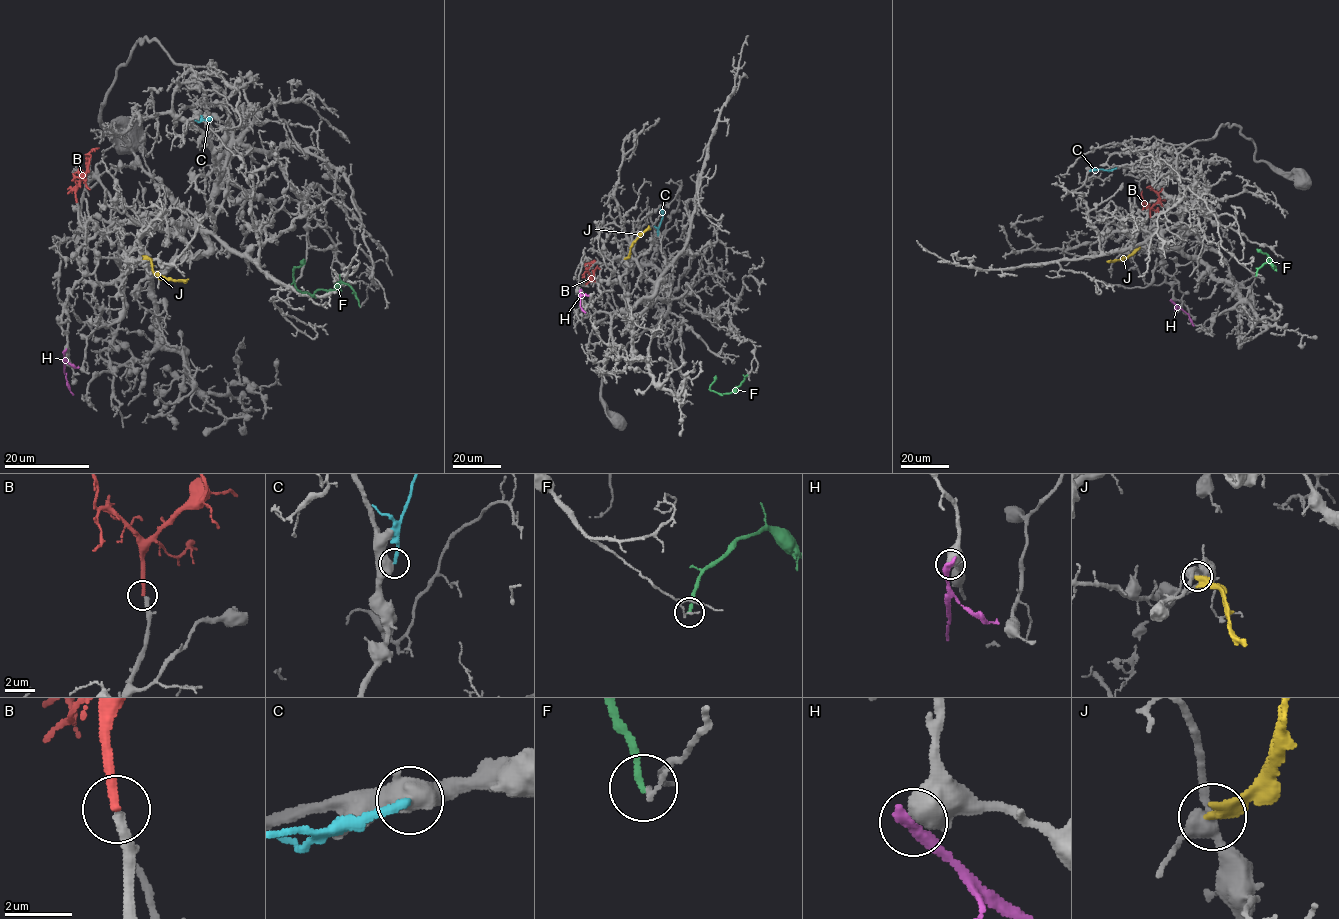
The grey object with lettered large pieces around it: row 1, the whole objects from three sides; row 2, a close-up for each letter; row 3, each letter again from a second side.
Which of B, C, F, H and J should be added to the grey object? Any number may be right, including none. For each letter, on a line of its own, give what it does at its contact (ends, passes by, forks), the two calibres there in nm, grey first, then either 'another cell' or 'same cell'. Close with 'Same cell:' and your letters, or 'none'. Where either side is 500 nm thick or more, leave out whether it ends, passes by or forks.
B: it ends | 320/280 nm | same cell
C: 700/240 nm | another cell
F: it ends | 160/200 nm | another cell
H: 700/440 nm | another cell
J: it ends | 360/400 nm | another cell
Same cell: B

